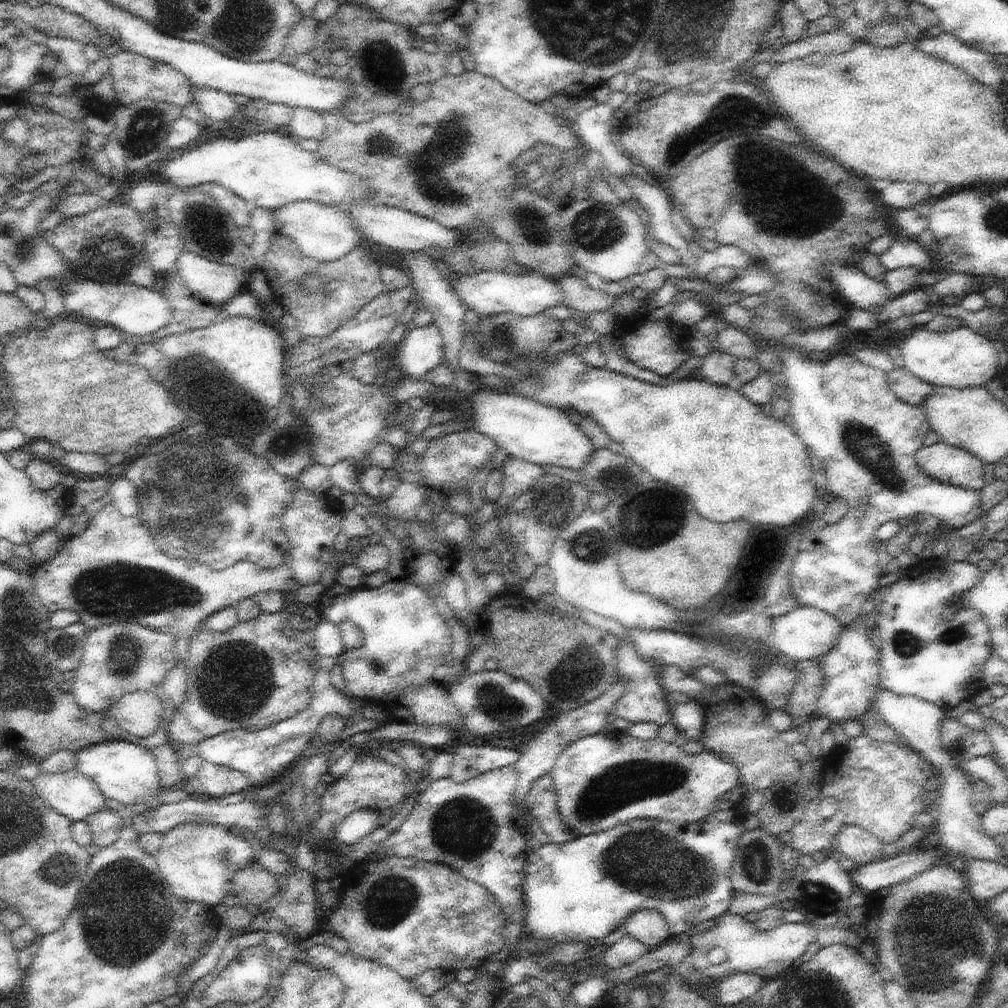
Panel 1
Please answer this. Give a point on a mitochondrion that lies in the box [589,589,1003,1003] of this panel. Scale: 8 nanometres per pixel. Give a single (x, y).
(635, 857)

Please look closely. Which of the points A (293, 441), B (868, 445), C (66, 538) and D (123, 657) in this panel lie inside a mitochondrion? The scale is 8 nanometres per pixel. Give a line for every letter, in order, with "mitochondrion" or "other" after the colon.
A: mitochondrion
B: mitochondrion
C: other
D: mitochondrion

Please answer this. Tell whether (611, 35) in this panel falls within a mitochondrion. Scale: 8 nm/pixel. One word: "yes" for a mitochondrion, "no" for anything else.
yes

